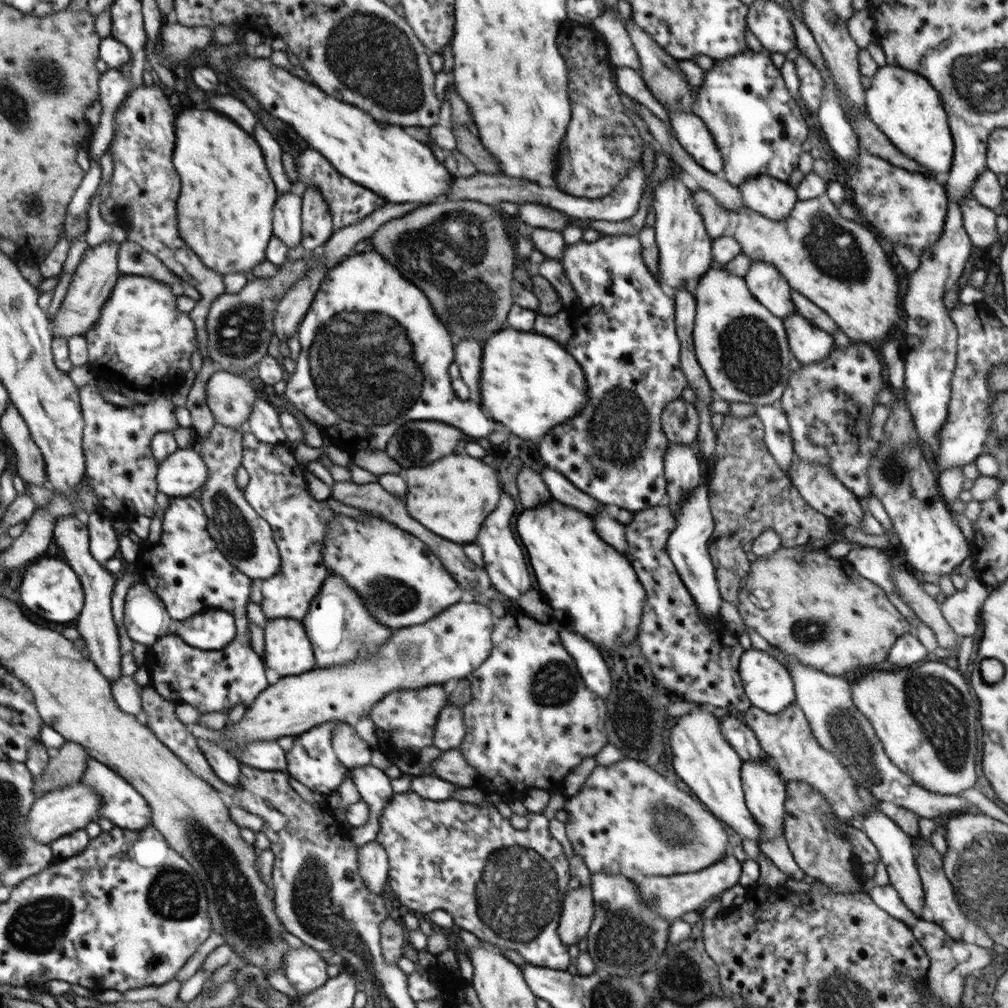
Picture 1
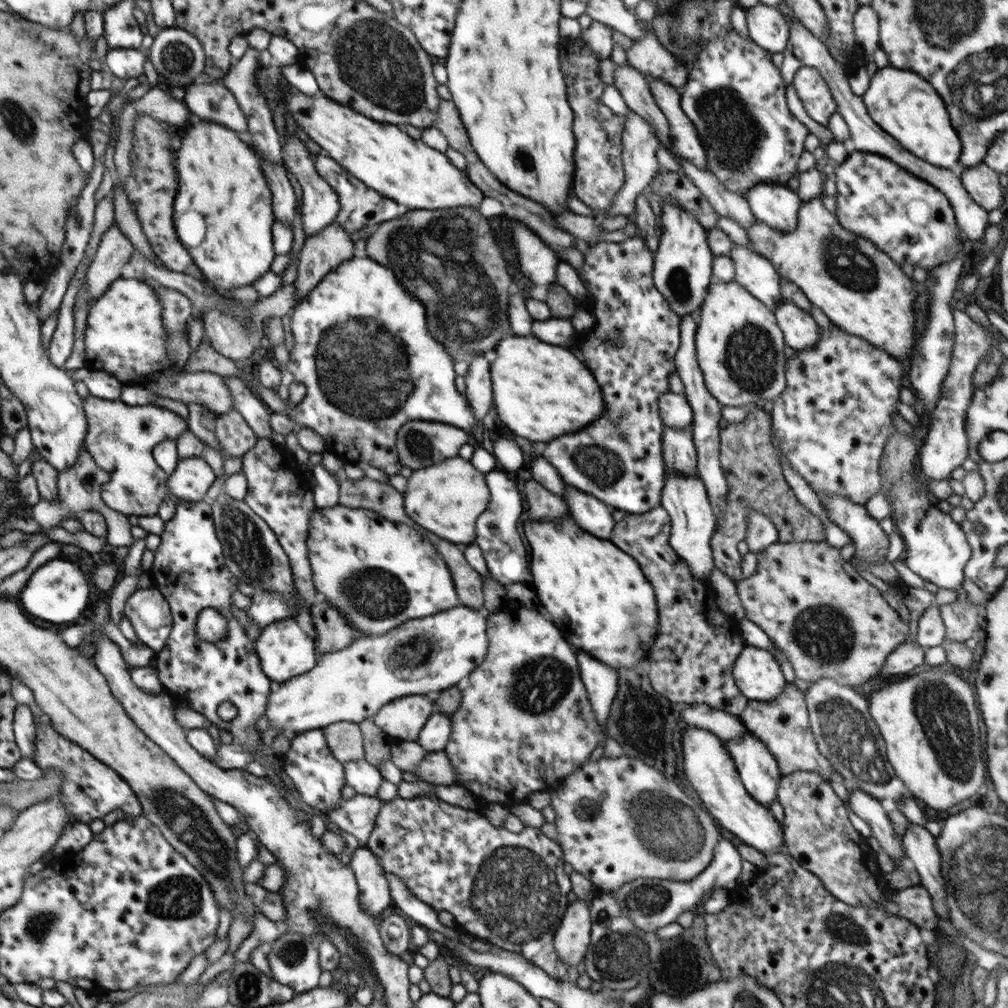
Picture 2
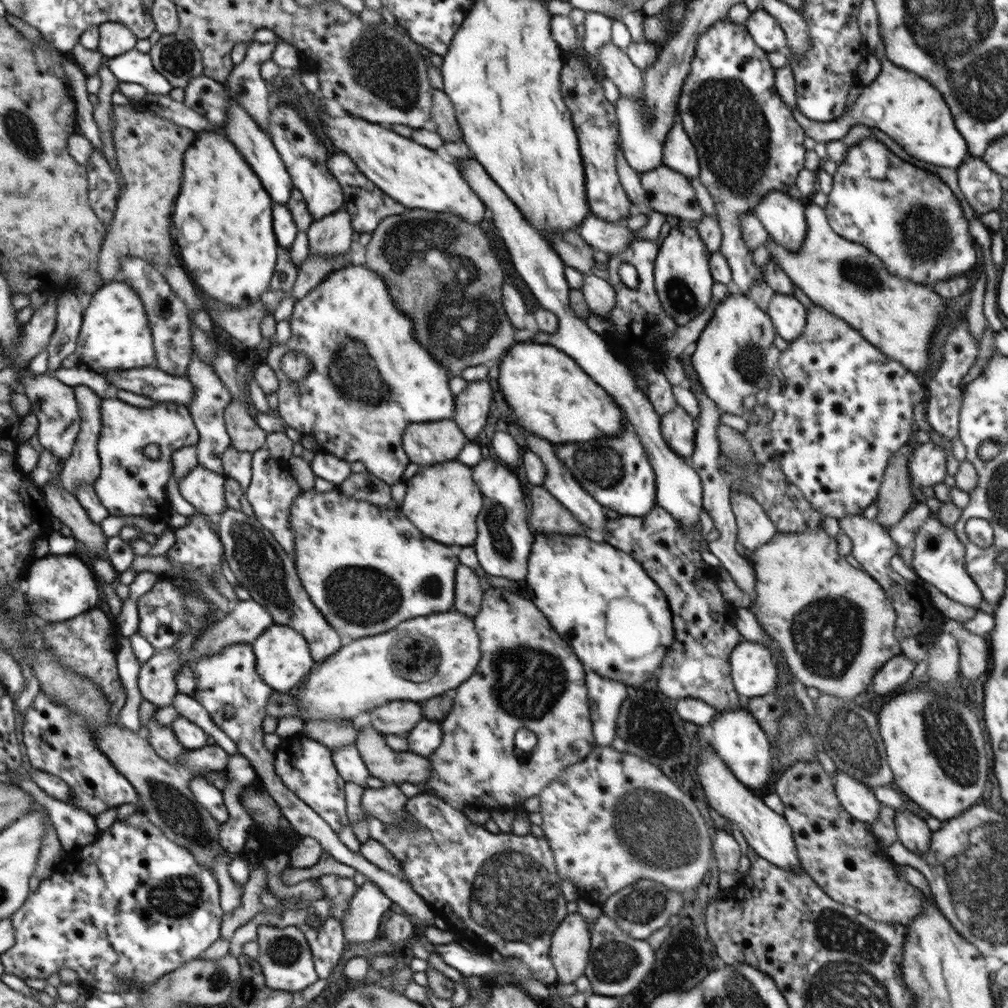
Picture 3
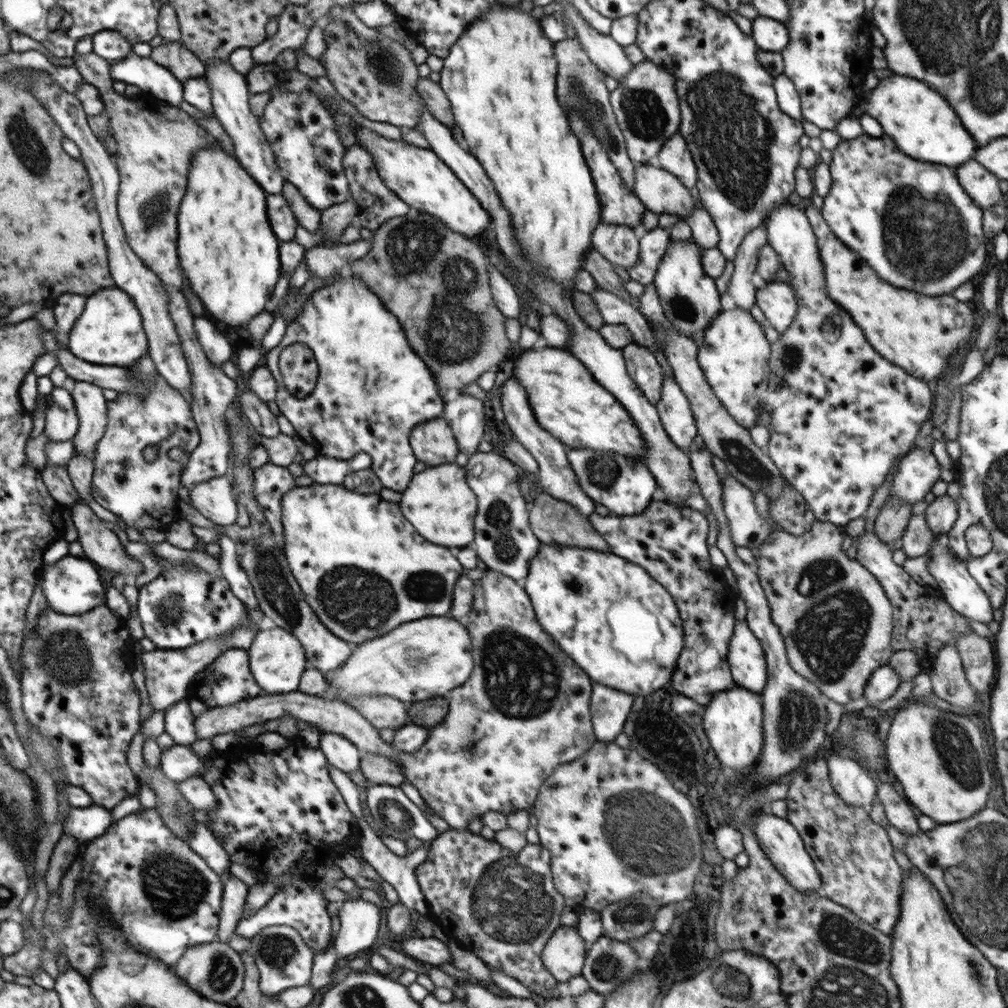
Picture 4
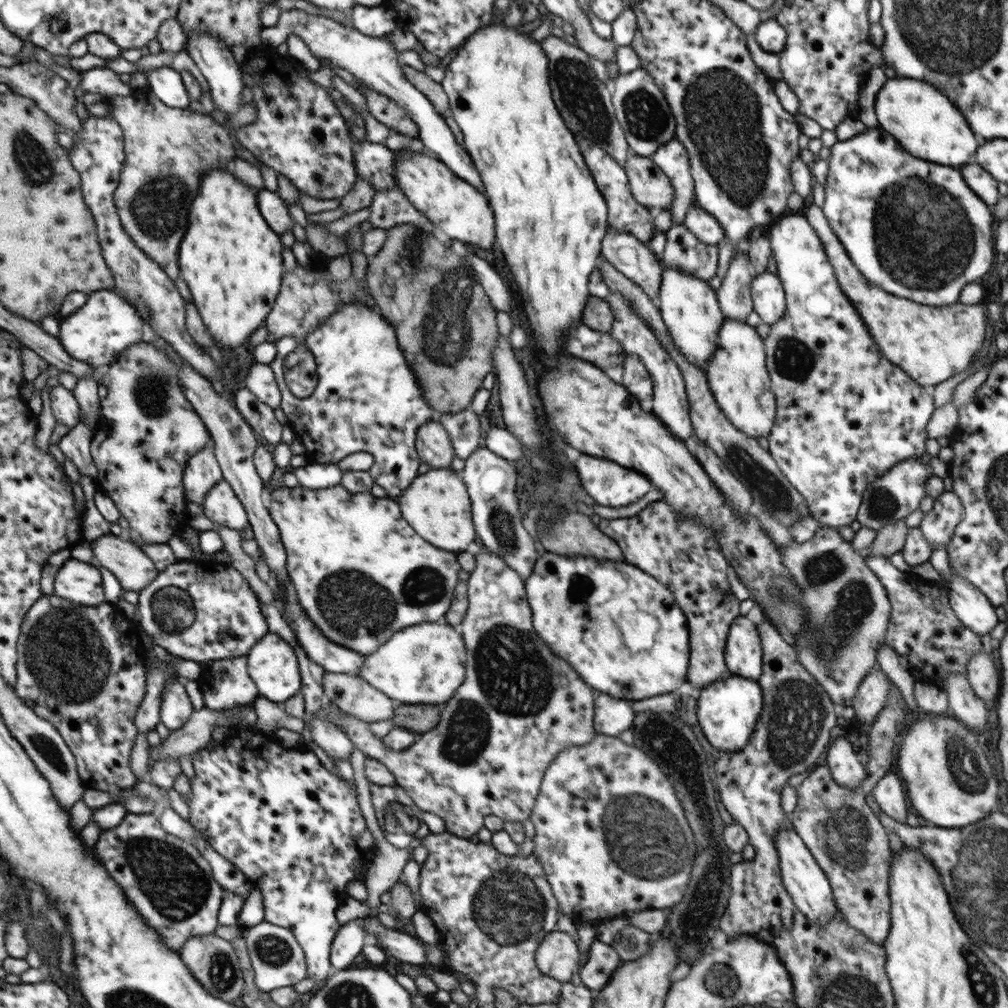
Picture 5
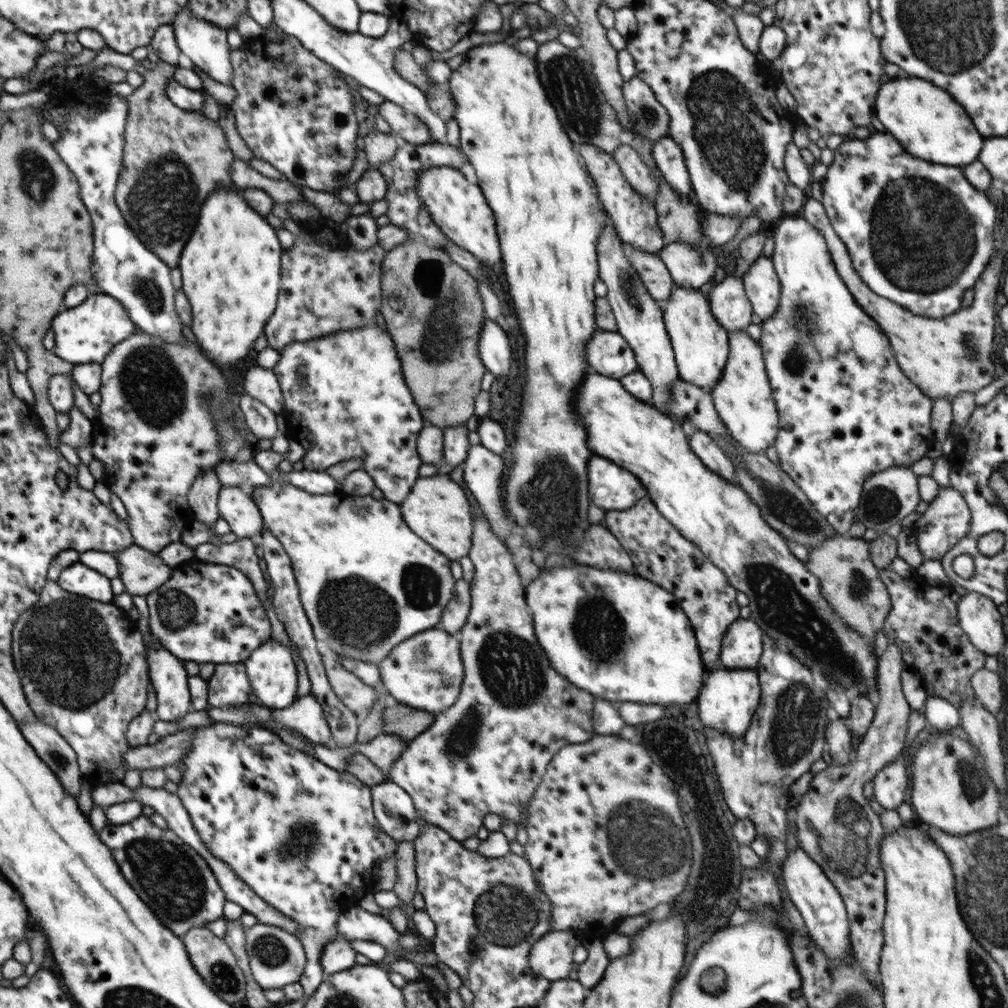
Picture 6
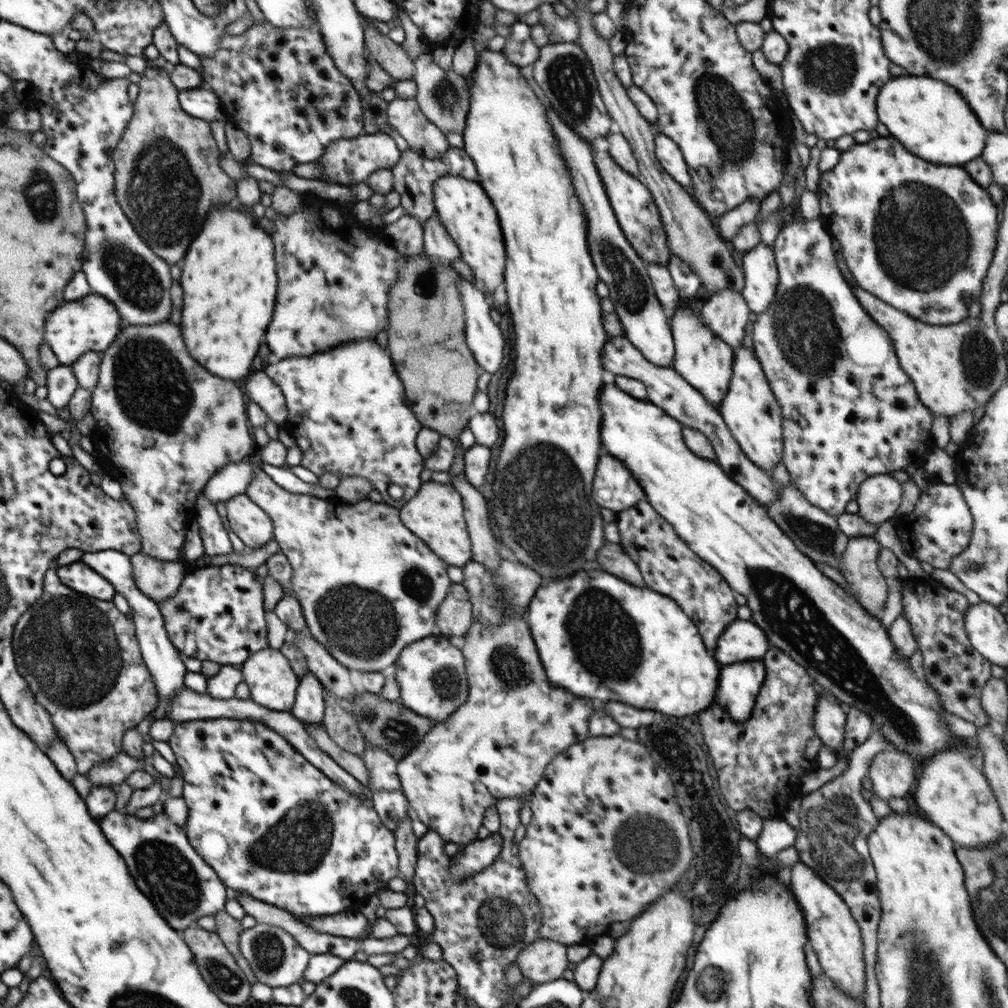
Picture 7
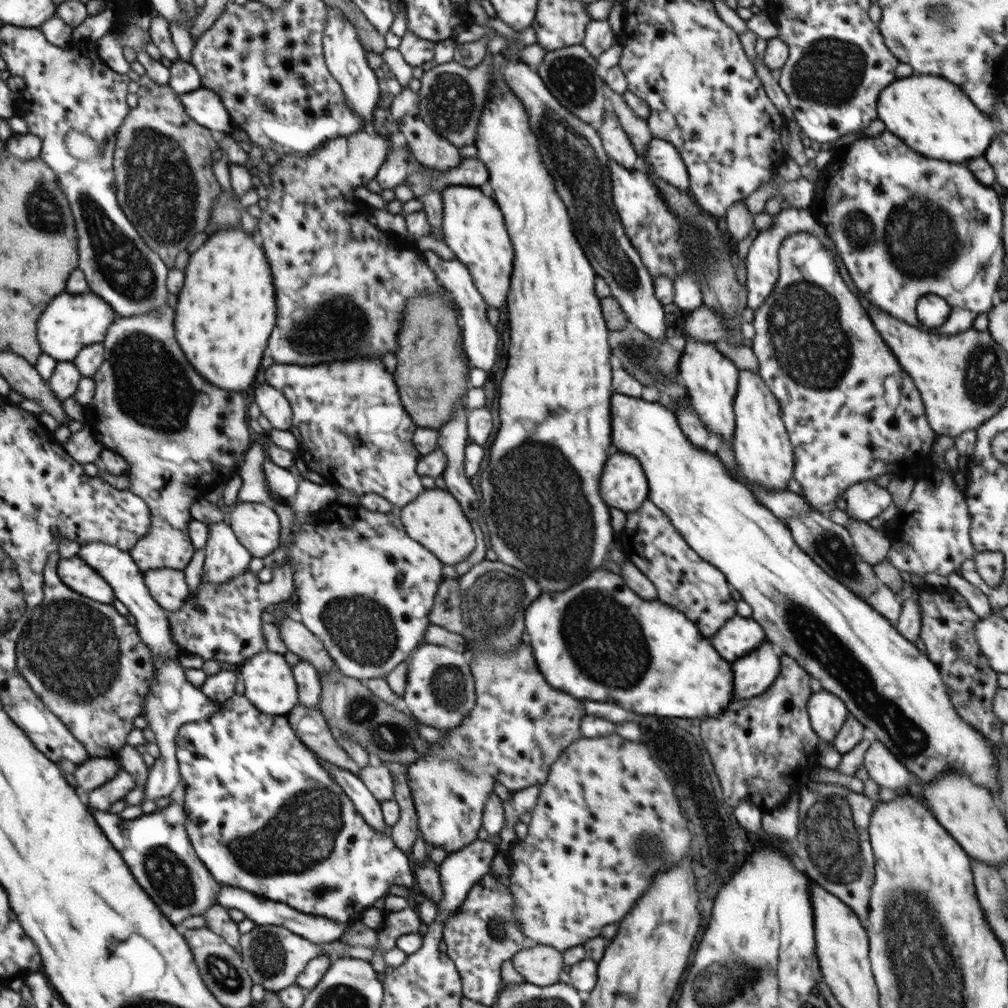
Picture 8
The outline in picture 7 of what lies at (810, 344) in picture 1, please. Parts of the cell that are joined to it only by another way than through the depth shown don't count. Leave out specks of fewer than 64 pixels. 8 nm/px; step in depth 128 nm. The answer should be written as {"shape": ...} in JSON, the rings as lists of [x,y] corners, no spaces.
{"shape":[[[760,242],[750,252],[743,253],[744,288],[741,295],[757,315],[766,312],[776,296],[779,272],[773,246]]]}

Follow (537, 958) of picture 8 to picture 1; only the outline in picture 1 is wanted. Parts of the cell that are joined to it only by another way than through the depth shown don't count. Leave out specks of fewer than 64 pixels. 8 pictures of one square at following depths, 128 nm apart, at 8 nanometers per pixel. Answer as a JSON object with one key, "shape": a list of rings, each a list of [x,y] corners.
{"shape":[[[580,886],[572,892],[567,892],[565,897],[562,898],[559,926],[557,928],[558,936],[562,943],[567,947],[569,945],[578,945],[579,941],[586,939],[587,932],[592,926],[595,918],[594,899],[590,887]]]}

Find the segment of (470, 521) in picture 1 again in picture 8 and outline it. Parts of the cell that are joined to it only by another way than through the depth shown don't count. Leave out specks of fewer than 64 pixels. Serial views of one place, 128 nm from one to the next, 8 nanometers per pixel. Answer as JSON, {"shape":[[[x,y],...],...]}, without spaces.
{"shape":[[[438,487],[424,489],[412,502],[399,509],[404,530],[412,538],[430,550],[442,564],[456,565],[464,562],[476,548],[476,536],[460,503],[449,490]]]}

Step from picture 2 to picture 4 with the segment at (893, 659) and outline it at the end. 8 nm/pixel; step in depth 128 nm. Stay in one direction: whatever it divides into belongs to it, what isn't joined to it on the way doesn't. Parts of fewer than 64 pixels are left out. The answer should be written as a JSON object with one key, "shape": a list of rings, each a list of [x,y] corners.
{"shape":[[[884,665],[878,667],[870,676],[863,696],[866,697],[868,705],[878,706],[881,701],[890,698],[898,690],[900,684],[898,672],[893,670],[890,665]]]}

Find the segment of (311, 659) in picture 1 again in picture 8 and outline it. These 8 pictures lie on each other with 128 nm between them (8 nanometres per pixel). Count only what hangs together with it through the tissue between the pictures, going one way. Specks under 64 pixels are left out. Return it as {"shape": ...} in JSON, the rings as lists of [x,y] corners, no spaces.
{"shape":[[[262,651],[244,662],[238,668],[240,677],[244,679],[244,695],[257,707],[260,712],[267,715],[280,716],[287,715],[295,706],[299,704],[299,692],[293,677],[293,669],[284,655]]]}

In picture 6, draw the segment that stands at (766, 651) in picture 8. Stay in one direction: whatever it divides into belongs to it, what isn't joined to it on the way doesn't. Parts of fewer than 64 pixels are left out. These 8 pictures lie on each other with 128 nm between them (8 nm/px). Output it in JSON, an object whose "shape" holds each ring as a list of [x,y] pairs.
{"shape":[[[720,668],[711,672],[706,684],[702,685],[701,695],[697,698],[702,724],[730,736],[733,740],[744,736],[760,704],[760,692],[761,686],[756,669]]]}

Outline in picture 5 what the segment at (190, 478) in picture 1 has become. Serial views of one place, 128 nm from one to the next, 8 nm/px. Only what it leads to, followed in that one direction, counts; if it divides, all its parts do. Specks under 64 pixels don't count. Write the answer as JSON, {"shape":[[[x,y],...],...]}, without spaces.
{"shape":[[[228,481],[218,482],[202,501],[204,514],[213,522],[240,531],[248,526],[249,514]]]}

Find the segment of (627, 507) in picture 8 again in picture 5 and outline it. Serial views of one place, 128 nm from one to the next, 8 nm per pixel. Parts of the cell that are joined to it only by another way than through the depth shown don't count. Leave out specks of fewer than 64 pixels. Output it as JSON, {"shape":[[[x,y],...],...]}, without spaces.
{"shape":[[[584,453],[574,463],[574,470],[578,473],[581,488],[588,492],[597,504],[602,506],[620,508],[620,506],[634,504],[640,498],[644,498],[650,492],[650,489],[654,487],[646,476],[638,472],[624,468],[610,460],[592,457]]]}

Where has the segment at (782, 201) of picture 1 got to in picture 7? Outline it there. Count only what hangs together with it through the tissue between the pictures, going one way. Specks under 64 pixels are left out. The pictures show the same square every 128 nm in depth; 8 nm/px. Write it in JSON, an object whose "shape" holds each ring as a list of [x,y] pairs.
{"shape":[[[821,220],[785,221],[773,244],[774,256],[776,258],[779,280],[776,296],[766,312],[757,315],[753,324],[754,354],[762,365],[762,370],[772,389],[775,400],[781,409],[783,448],[784,455],[781,462],[790,473],[791,484],[794,485],[802,495],[815,507],[821,508],[828,514],[839,517],[846,513],[846,504],[856,500],[858,488],[864,480],[876,475],[892,474],[895,471],[907,468],[912,464],[922,463],[925,456],[935,447],[931,427],[933,424],[933,413],[919,400],[914,383],[910,376],[902,370],[898,357],[895,353],[890,335],[862,308],[860,301],[844,275],[840,273],[832,248],[832,237],[825,229]]]}

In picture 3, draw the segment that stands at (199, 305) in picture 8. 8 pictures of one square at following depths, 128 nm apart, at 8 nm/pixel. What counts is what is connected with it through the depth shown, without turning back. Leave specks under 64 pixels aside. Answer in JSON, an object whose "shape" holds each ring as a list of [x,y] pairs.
{"shape":[[[200,131],[197,133],[197,140],[190,146],[185,155],[186,168],[186,188],[182,188],[182,200],[178,202],[178,216],[174,216],[175,235],[177,236],[178,247],[181,248],[183,268],[186,274],[191,278],[197,288],[202,289],[204,293],[216,299],[218,302],[226,303],[232,307],[244,308],[250,303],[258,302],[263,292],[267,292],[271,278],[273,276],[274,267],[276,266],[276,258],[278,258],[278,240],[273,229],[273,201],[270,199],[268,192],[260,179],[257,172],[254,172],[252,165],[238,151],[237,145],[226,137],[224,133],[214,131]]]}

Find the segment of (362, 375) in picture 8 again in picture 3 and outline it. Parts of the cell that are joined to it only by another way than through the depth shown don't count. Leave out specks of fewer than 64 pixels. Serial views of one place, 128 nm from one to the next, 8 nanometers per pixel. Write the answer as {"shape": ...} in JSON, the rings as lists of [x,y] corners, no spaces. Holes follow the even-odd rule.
{"shape":[[[348,263],[339,269],[334,269],[334,272],[328,274],[326,279],[320,282],[320,284],[314,287],[314,289],[310,290],[306,296],[295,301],[294,310],[291,311],[291,317],[289,319],[292,333],[291,337],[286,343],[271,346],[266,358],[266,363],[274,369],[279,380],[279,387],[276,391],[276,394],[278,395],[277,410],[280,412],[280,416],[286,422],[286,425],[298,431],[300,436],[308,438],[312,436],[318,442],[321,452],[332,453],[333,455],[336,455],[337,458],[347,461],[348,463],[364,463],[368,472],[390,486],[405,481],[403,477],[404,470],[408,464],[410,464],[407,458],[408,456],[402,447],[403,433],[406,431],[406,428],[410,424],[453,420],[456,397],[454,393],[450,391],[449,382],[451,377],[449,376],[448,371],[446,371],[446,367],[437,360],[434,360],[434,356],[432,356],[432,354],[422,346],[422,343],[418,342],[418,339],[414,337],[414,323],[412,323],[412,320],[410,320],[410,317],[408,317],[406,313],[402,313],[400,309],[396,308],[382,276],[378,275],[377,272],[370,270],[366,265],[354,265],[353,263]],[[344,338],[358,338],[358,340],[362,340],[362,342],[368,346],[366,352],[374,358],[374,364],[376,364],[376,368],[378,368],[378,374],[380,374],[382,378],[386,378],[386,384],[390,384],[390,386],[388,386],[388,388],[390,388],[390,396],[386,396],[378,406],[366,406],[366,404],[362,404],[362,402],[358,402],[358,400],[350,400],[350,398],[342,396],[342,394],[338,392],[338,388],[332,384],[332,380],[330,380],[330,376],[328,376],[328,364],[330,364],[330,360],[332,360],[332,354],[334,354],[336,350],[342,348],[342,340],[344,340]]]}

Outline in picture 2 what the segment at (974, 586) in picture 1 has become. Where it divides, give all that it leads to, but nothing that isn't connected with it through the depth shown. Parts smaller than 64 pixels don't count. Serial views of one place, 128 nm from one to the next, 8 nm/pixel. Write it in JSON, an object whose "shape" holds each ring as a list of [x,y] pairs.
{"shape":[[[954,601],[940,607],[940,614],[945,624],[945,638],[950,641],[966,642],[979,628],[984,606],[970,601]]]}

